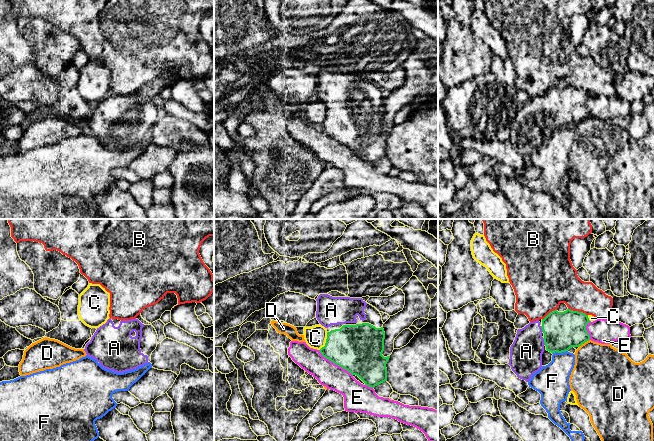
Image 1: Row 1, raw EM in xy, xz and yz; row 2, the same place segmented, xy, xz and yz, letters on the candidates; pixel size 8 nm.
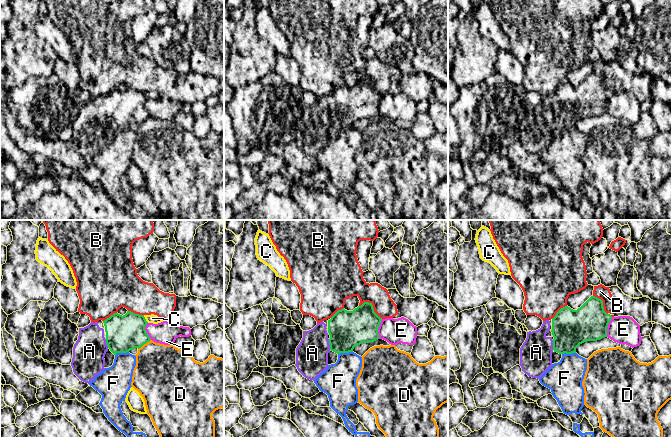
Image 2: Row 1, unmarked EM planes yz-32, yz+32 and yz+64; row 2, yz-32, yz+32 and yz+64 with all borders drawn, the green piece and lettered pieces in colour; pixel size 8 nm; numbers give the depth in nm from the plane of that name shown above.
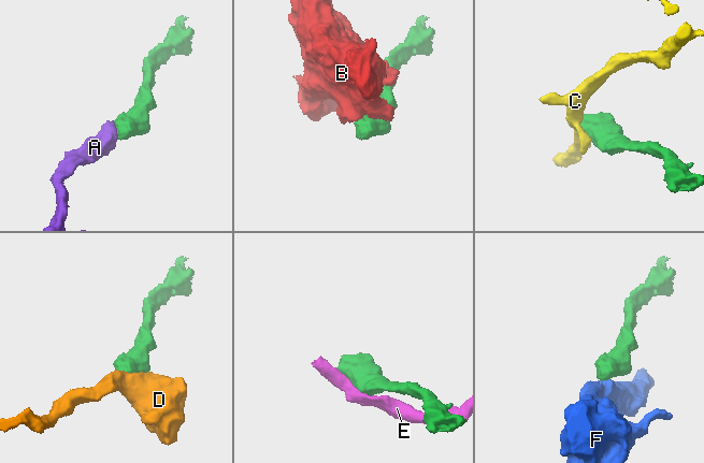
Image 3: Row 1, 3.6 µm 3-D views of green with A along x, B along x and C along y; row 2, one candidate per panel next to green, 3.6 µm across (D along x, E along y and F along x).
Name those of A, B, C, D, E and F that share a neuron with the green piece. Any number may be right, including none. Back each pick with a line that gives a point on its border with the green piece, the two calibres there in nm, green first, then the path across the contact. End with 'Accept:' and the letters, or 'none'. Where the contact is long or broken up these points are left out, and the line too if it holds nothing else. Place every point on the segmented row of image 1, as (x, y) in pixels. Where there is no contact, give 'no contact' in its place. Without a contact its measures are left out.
A: meets green in yz at (544, 341); 300 nm thick on the green side, 260 nm on the other; runs through yz (562, 330), (552, 340), (544, 341), (535, 342), (526, 351)
Accept: A

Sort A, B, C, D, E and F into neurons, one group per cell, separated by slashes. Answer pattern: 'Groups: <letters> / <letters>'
Groups: A / B / C / D / E / F

